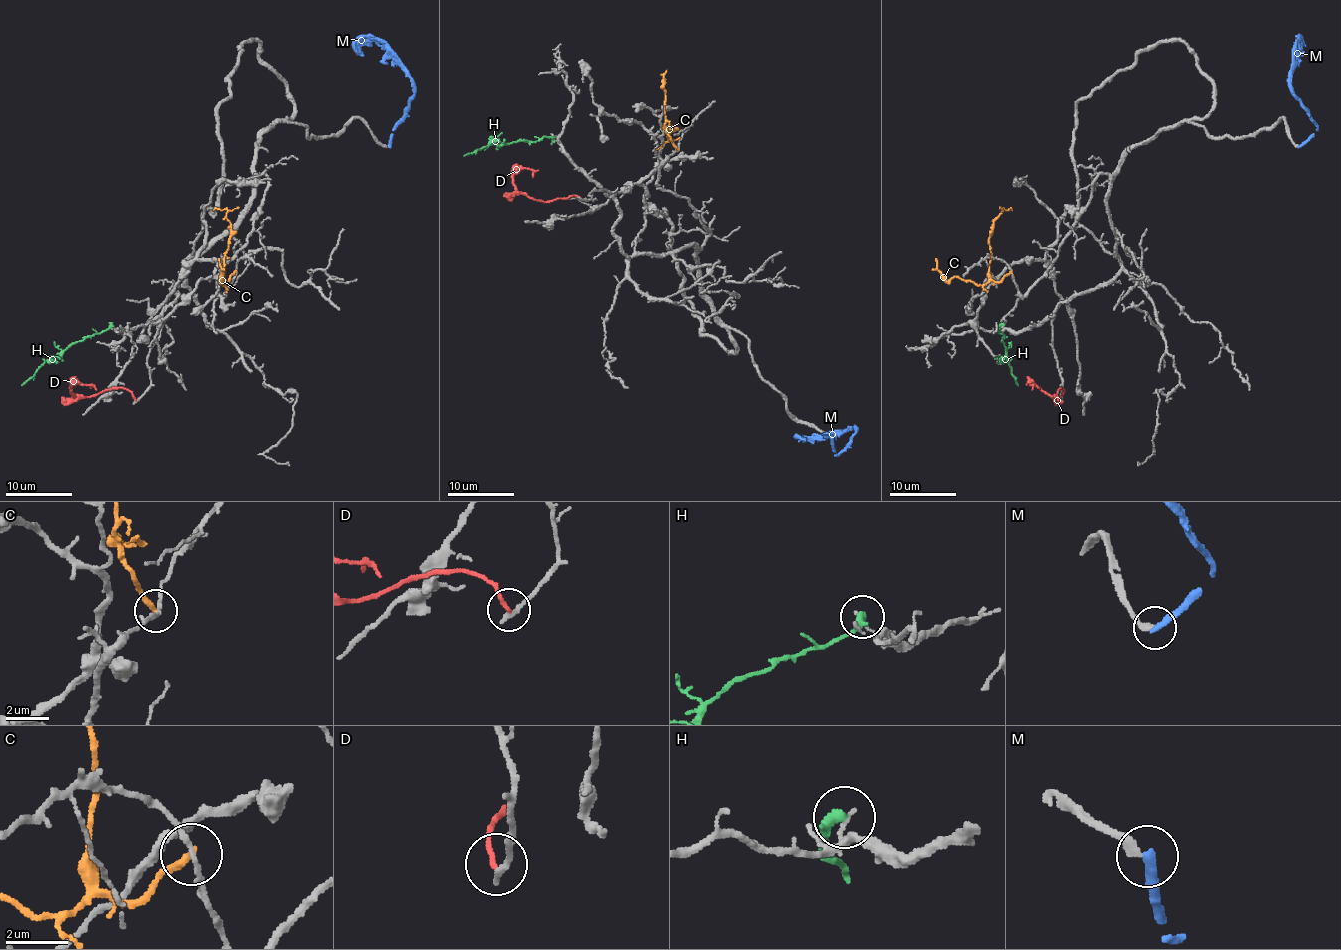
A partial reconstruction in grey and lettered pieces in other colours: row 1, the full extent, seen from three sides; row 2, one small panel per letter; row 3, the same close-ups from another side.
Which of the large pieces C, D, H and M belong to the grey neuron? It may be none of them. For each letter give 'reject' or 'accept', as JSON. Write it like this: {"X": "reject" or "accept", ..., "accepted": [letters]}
{"C": "reject", "D": "reject", "H": "reject", "M": "reject", "accepted": []}

